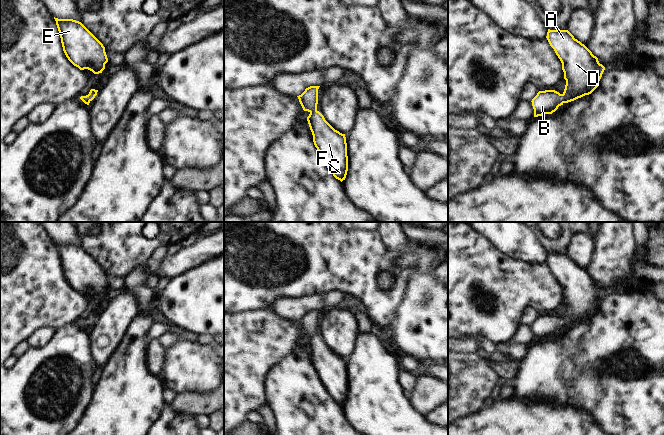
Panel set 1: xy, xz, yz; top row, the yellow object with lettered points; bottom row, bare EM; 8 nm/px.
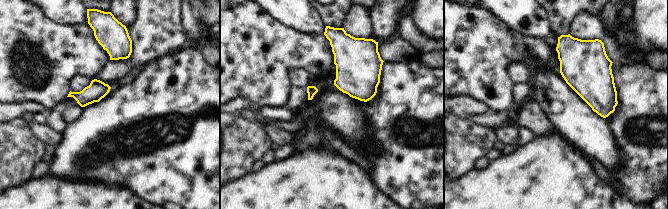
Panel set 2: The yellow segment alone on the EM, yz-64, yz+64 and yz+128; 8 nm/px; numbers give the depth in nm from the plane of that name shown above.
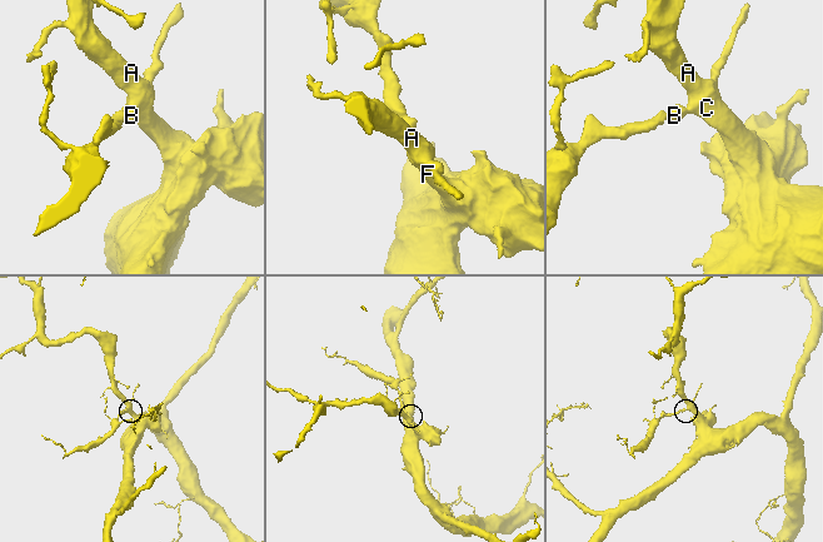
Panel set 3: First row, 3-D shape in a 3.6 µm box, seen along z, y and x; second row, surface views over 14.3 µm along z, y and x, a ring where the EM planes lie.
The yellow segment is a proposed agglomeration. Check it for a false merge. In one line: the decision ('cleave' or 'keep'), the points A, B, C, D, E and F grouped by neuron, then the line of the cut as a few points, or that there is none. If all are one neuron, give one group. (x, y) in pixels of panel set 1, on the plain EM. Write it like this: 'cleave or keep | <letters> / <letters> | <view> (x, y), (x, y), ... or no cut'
keep | A B C D E F | no cut

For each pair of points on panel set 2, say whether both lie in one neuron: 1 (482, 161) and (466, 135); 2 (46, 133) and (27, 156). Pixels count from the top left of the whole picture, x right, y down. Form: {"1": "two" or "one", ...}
{"1": "two", "2": "two"}

